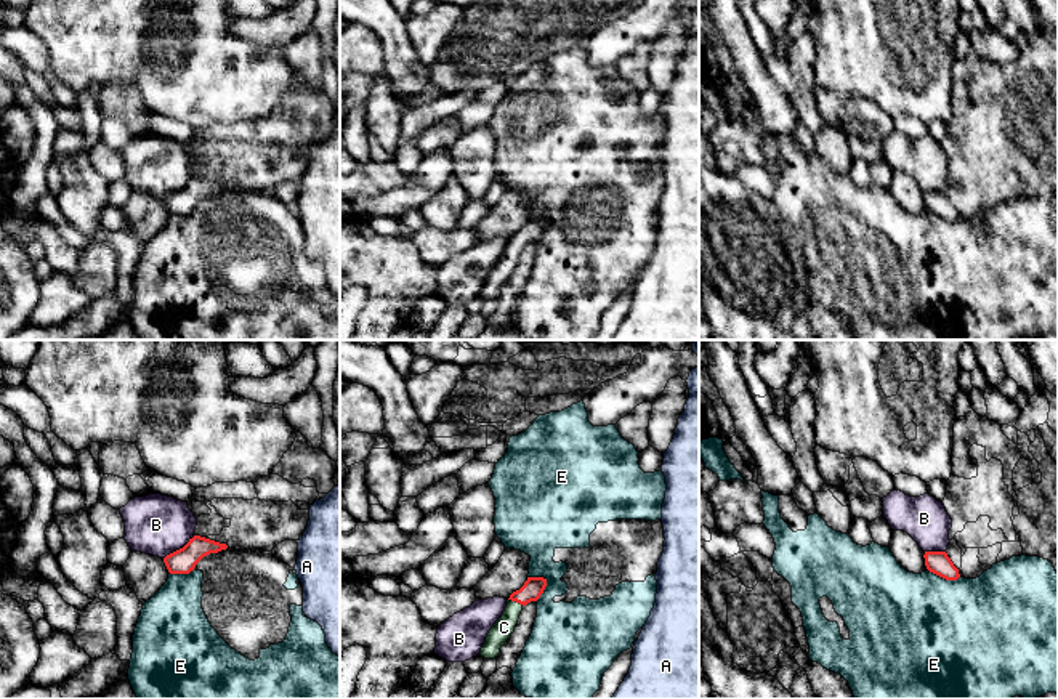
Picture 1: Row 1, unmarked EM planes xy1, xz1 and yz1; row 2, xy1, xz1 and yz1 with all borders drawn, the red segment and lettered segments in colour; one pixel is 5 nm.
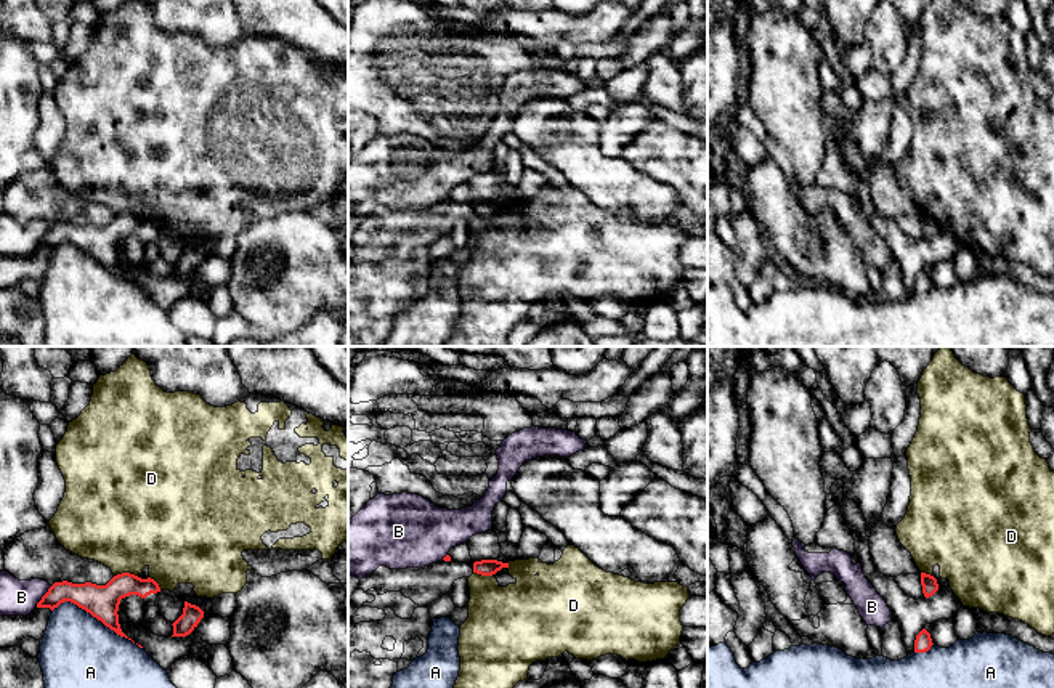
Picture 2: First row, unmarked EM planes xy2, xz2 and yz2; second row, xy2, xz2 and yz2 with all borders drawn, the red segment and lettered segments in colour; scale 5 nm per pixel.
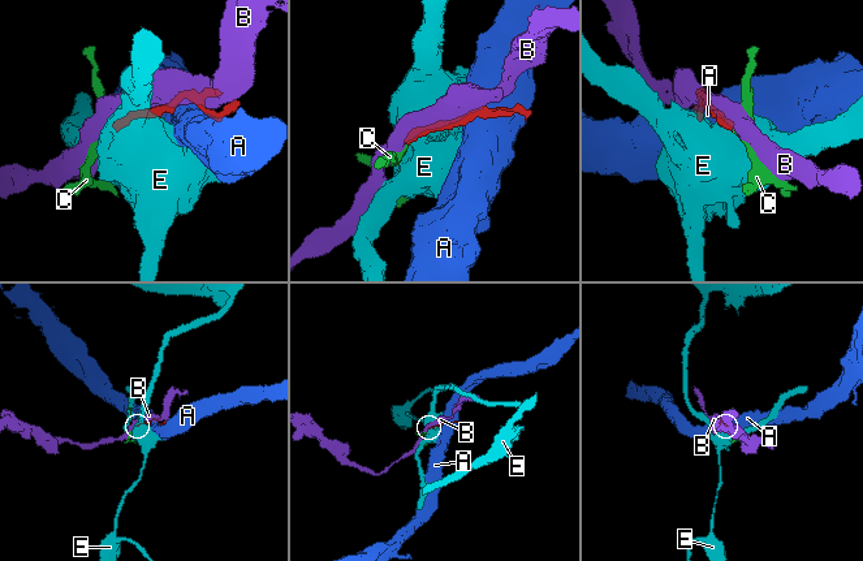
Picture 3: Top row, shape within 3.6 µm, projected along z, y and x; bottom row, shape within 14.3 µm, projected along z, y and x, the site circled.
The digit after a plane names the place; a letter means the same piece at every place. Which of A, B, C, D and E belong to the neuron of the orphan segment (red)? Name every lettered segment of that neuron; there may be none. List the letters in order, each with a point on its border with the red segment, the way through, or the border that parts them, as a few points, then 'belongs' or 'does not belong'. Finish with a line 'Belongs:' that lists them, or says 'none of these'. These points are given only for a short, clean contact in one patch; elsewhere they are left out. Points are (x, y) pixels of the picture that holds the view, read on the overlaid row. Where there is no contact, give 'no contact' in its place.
A: xy2 (97, 618) | does not belong
B: xy1 (180, 549) | does not belong
C: xz1 (516, 602) | across xz1 (533, 589), (516, 602), (504, 627) | belongs
D: xy2 (125, 573) | along xy2 (137, 574), (117, 573), (114, 576) | does not belong
E: xz1 (545, 582) | along xz1 (528, 576), (541, 576), (545, 581), (545, 589), (536, 600) | does not belong
Belongs: C

